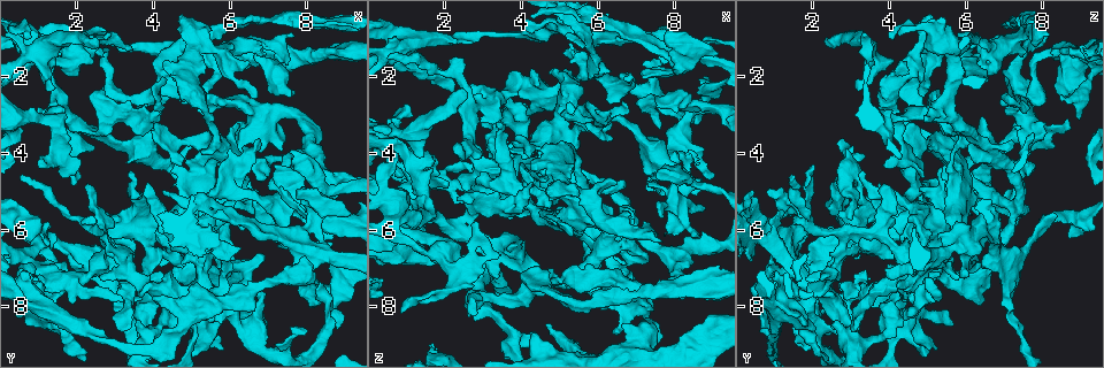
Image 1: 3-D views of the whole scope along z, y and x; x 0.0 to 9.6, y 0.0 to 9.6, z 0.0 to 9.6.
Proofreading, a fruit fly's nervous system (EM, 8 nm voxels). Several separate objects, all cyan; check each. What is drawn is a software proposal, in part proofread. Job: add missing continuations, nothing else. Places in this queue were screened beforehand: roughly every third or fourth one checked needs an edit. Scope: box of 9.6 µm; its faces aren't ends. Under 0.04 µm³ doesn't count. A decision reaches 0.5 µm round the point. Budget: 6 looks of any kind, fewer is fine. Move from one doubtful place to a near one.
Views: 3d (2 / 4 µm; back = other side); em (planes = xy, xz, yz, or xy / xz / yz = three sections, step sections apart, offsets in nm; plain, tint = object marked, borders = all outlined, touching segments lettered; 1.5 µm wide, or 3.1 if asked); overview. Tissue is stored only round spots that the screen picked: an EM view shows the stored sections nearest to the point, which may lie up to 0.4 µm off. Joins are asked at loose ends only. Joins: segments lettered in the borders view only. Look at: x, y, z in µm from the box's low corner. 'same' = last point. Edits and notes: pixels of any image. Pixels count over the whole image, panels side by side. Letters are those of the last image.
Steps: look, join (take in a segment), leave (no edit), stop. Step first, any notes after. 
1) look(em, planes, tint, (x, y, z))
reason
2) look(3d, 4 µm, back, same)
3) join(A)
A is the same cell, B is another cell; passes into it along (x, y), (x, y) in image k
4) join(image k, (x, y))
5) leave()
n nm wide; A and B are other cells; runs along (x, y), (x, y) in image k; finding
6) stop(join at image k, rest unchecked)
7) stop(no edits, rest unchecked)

look(em, xz, step 8, borders, (8.80, 8.55, 2.10))
tapers out

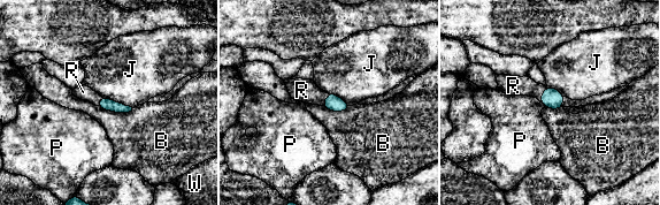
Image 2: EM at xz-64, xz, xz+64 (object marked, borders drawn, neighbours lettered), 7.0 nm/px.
look(em, planes, borders, same)

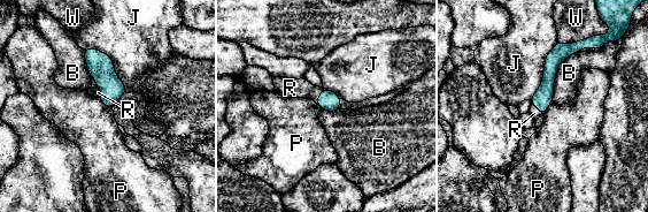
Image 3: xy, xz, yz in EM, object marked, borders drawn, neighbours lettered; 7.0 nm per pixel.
join(R)
140 nm wide; R is the same cell, B, J, P and W are other cells; the neuron continues

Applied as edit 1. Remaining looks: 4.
look(em, xz, step 4, borders, (0.60, 7.10, 1.00))
thick end

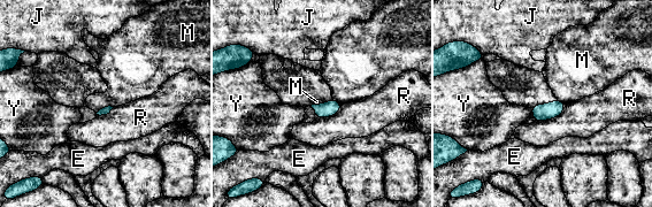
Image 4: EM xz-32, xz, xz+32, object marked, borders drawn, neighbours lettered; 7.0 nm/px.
leave()
E, J, M, R and Y are other cells; border along (113, 106), (106, 106), (97, 113) in image 4; no lettered segment goes on from it

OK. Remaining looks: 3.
look(3d, 4 µm, (7.75, 5.55, 6.10))
free end

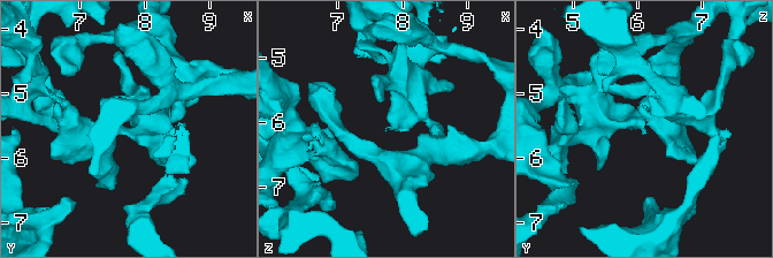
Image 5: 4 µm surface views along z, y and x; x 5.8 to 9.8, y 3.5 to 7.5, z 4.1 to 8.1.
look(em, xz, step 8, borders, (7.75, 5.60, 6.10))
now the EM

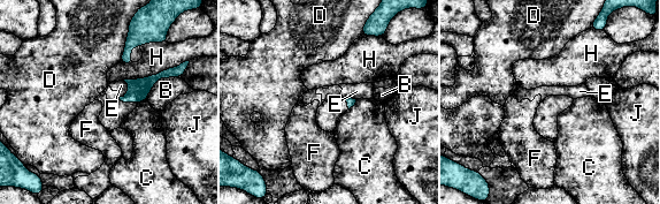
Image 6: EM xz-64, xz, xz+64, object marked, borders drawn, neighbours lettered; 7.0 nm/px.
look(em, planes, borders, same)
another direction

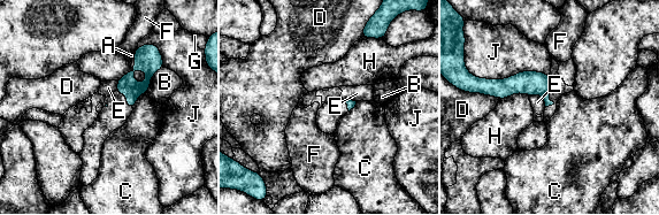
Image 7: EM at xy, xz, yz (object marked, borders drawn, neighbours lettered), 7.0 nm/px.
leave()
J touches over 500 nm; A, B, C, D, E, F, G, H and J are other cells; border along (528, 96), (539, 94), (545, 106) in image 7; none of them fits

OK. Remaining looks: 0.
stop(join at image 3, rest unchecked)

